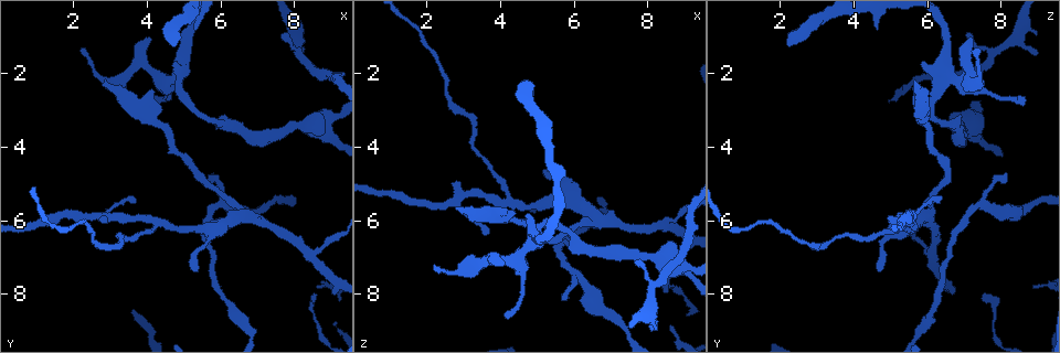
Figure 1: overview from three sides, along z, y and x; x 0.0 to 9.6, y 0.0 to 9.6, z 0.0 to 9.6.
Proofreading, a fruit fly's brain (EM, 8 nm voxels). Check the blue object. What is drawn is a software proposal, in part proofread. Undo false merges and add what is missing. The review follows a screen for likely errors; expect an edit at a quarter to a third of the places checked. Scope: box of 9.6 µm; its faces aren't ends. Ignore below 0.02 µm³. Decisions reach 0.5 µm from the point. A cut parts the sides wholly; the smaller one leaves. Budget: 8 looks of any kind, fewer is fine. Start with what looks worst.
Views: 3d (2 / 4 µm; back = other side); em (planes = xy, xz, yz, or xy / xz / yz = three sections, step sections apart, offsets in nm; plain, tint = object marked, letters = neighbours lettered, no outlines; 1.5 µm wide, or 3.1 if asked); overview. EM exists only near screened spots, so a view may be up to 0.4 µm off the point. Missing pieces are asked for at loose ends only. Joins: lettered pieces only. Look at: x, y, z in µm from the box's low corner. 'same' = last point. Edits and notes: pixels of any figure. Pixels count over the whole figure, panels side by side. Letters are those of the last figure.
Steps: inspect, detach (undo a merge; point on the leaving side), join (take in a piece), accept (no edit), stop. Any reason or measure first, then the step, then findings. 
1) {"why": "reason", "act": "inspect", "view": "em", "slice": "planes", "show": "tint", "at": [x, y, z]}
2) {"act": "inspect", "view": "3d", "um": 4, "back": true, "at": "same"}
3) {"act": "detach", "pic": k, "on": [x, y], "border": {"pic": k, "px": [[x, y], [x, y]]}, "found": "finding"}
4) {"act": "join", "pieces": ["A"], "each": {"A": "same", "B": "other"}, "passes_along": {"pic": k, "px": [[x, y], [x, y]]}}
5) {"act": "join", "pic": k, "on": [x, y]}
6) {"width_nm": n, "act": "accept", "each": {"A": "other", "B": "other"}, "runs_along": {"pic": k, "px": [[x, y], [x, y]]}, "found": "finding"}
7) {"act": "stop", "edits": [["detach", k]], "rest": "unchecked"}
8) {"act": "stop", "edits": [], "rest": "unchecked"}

{"why": "tapers out", "act": "inspect", "view": "3d", "um": 4, "at": [5.65, 4.85, 8.10]}

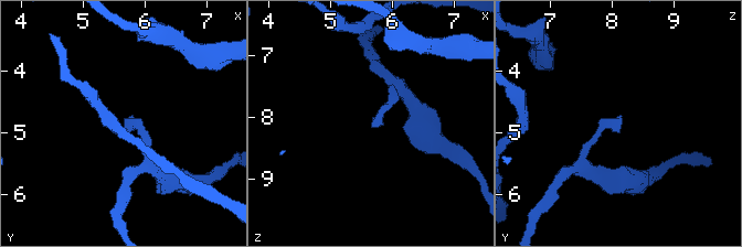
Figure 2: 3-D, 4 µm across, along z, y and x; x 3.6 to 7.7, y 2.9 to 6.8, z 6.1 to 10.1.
{"why": "shape alone is not enough", "act": "inspect", "view": "em", "slice": "yz", "step": 4, "show": "letters", "at": [5.65, 4.90, 8.15]}

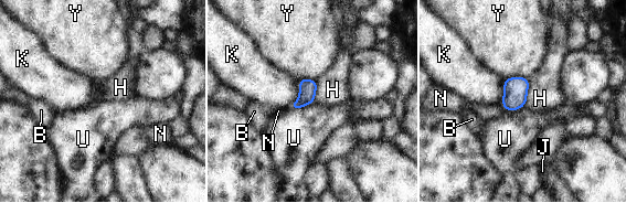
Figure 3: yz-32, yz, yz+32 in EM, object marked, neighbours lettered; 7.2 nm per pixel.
{"act": "inspect", "view": "em", "slice": "planes", "show": "letters", "at": "same"}

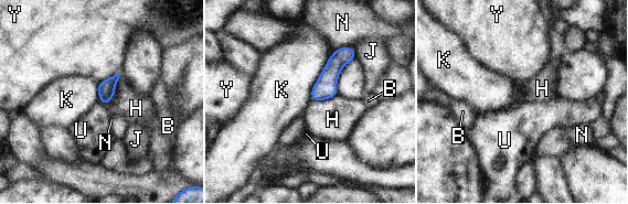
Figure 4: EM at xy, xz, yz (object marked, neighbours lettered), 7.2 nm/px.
{"act": "accept", "each": {"B": "other", "H": "other", "J": "other", "K": "other", "N": "other", "U": "other", "Y": "other"}, "found": "none of them fits"}

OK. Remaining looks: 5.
{"why": "branch stops here", "act": "inspect", "view": "3d", "um": 2, "back": true, "at": [8.15, 1.45, 9.05]}

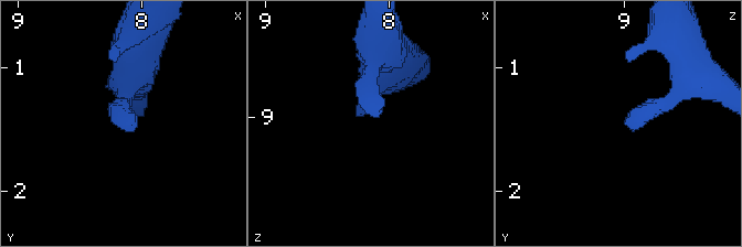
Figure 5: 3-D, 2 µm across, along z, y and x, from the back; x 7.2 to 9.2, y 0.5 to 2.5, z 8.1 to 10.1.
{"act": "inspect", "view": "em", "slice": "xy", "step": 8, "show": "tint", "at": [8.08, 1.48, 9.00]}

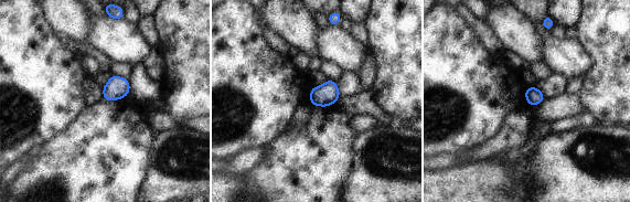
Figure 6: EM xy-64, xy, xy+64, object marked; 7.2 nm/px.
{"why": "cut it another way", "act": "inspect", "view": "em", "slice": "planes", "show": "letters", "at": "same"}

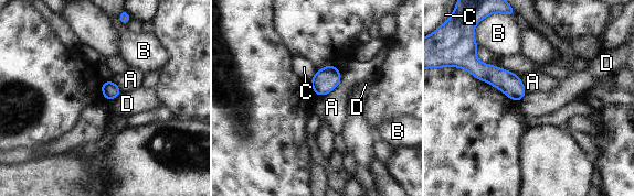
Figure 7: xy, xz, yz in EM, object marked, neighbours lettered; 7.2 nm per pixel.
{"act": "accept", "each": {"A": "other", "B": "other", "C": "other", "D": "other"}, "border": {"pic": 7, "px": [[122, 91], [114, 98], [105, 100]]}, "found": "no lettered piece goes on from it"}

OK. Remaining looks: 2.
{"act": "stop", "edits": [], "rest": "unchecked"}

